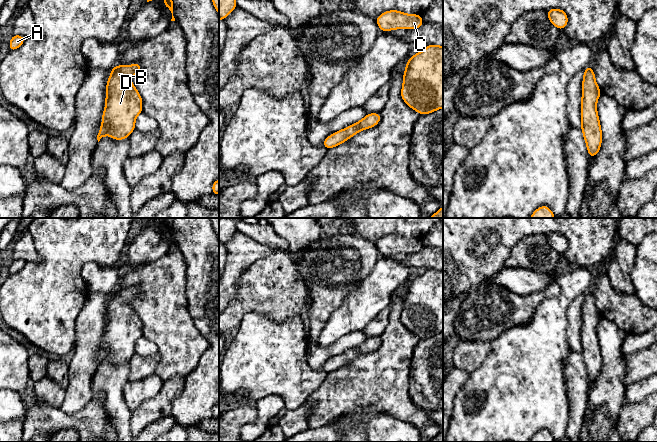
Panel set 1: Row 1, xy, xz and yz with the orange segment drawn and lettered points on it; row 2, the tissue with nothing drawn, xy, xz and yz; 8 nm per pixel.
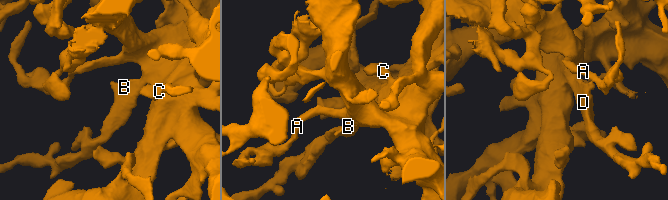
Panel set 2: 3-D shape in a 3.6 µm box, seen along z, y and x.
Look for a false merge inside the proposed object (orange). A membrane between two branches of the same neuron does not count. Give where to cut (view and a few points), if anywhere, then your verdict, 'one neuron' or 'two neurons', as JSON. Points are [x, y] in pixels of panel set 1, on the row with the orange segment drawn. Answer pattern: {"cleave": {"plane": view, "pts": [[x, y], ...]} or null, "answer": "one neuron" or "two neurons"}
{"cleave": null, "answer": "one neuron"}

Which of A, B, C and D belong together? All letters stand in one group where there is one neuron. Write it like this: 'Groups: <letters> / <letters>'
Groups: A B C D

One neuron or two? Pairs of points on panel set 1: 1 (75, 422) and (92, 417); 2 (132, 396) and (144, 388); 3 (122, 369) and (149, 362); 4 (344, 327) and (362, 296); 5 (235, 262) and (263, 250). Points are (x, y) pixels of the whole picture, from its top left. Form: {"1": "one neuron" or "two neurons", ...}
{"1": "one neuron", "2": "one neuron", "3": "two neurons", "4": "one neuron", "5": "one neuron"}

